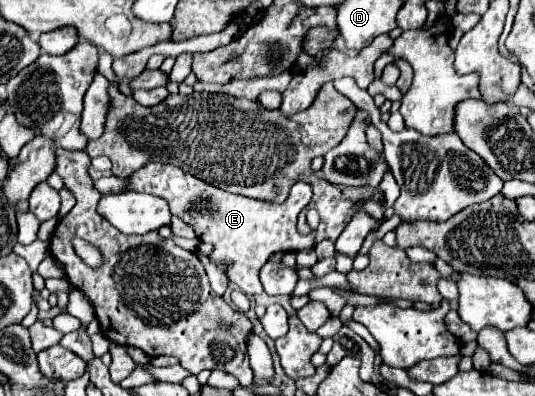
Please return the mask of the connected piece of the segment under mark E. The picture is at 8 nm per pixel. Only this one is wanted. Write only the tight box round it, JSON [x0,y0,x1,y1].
[126,163,314,293]

